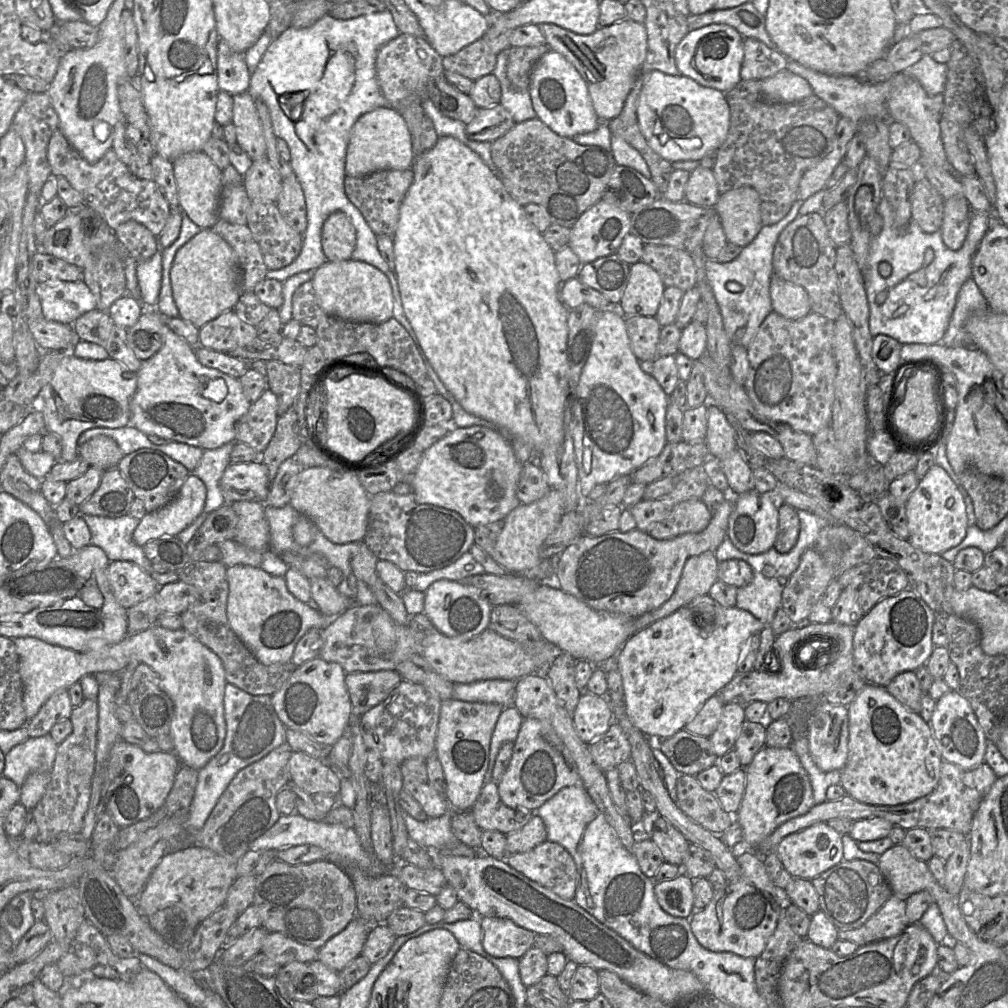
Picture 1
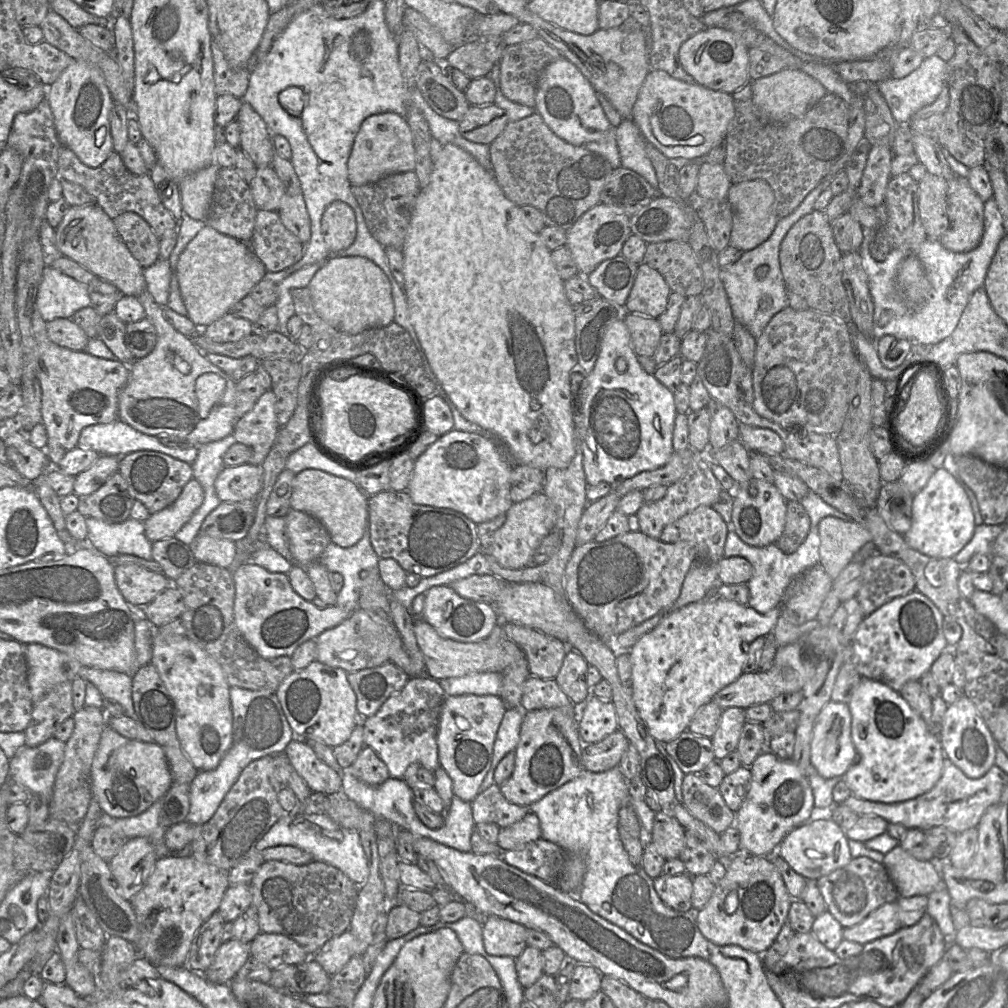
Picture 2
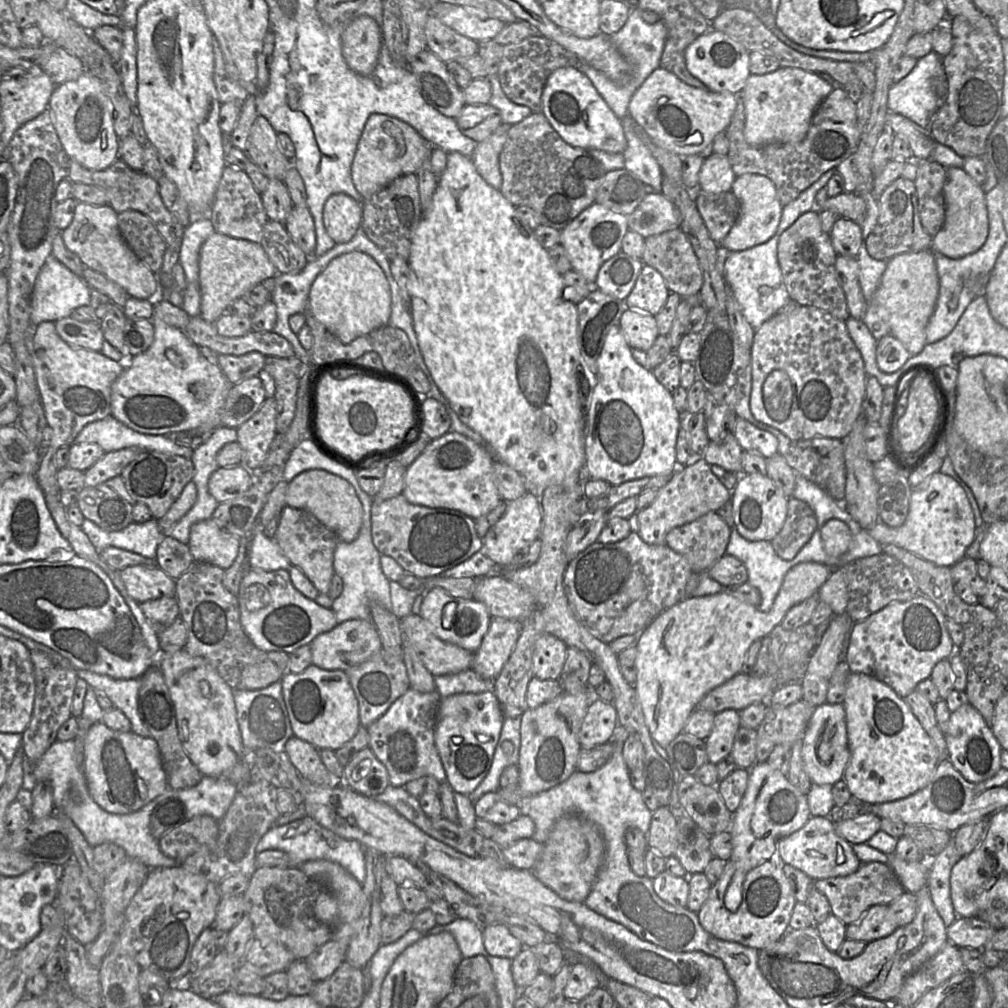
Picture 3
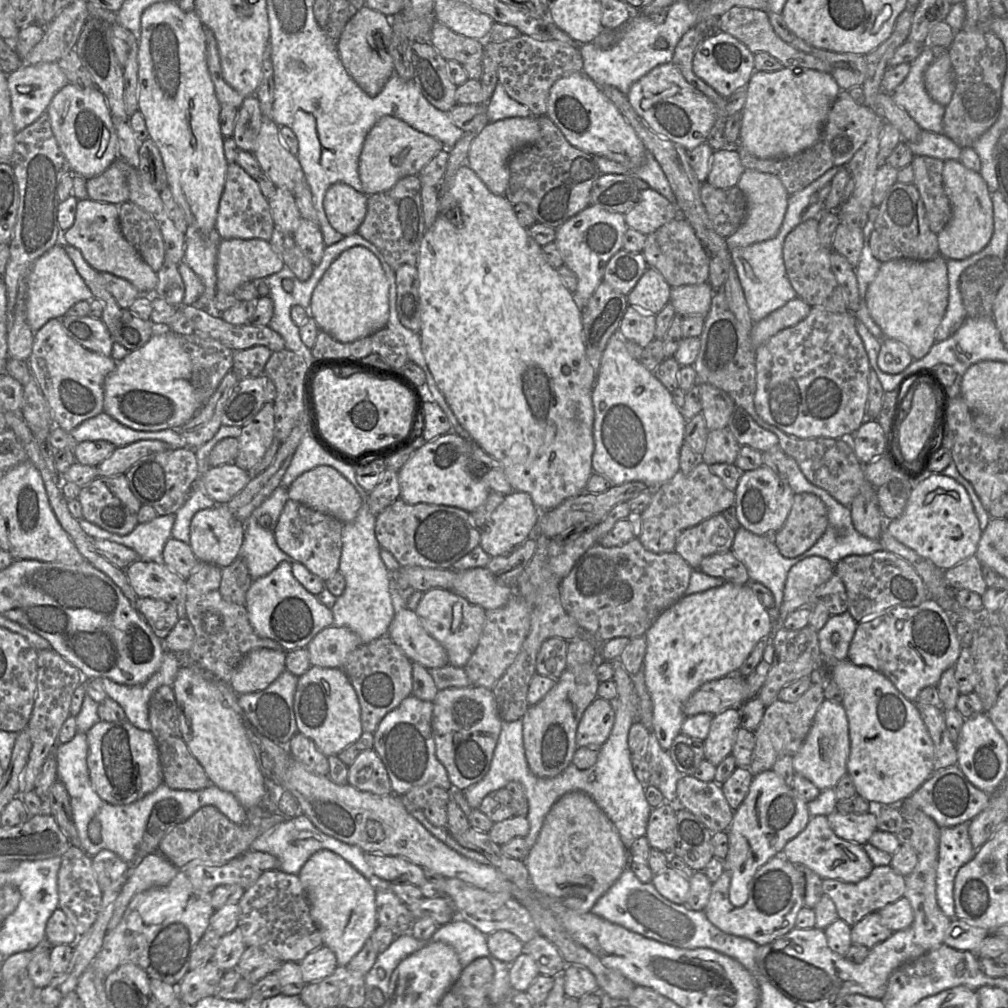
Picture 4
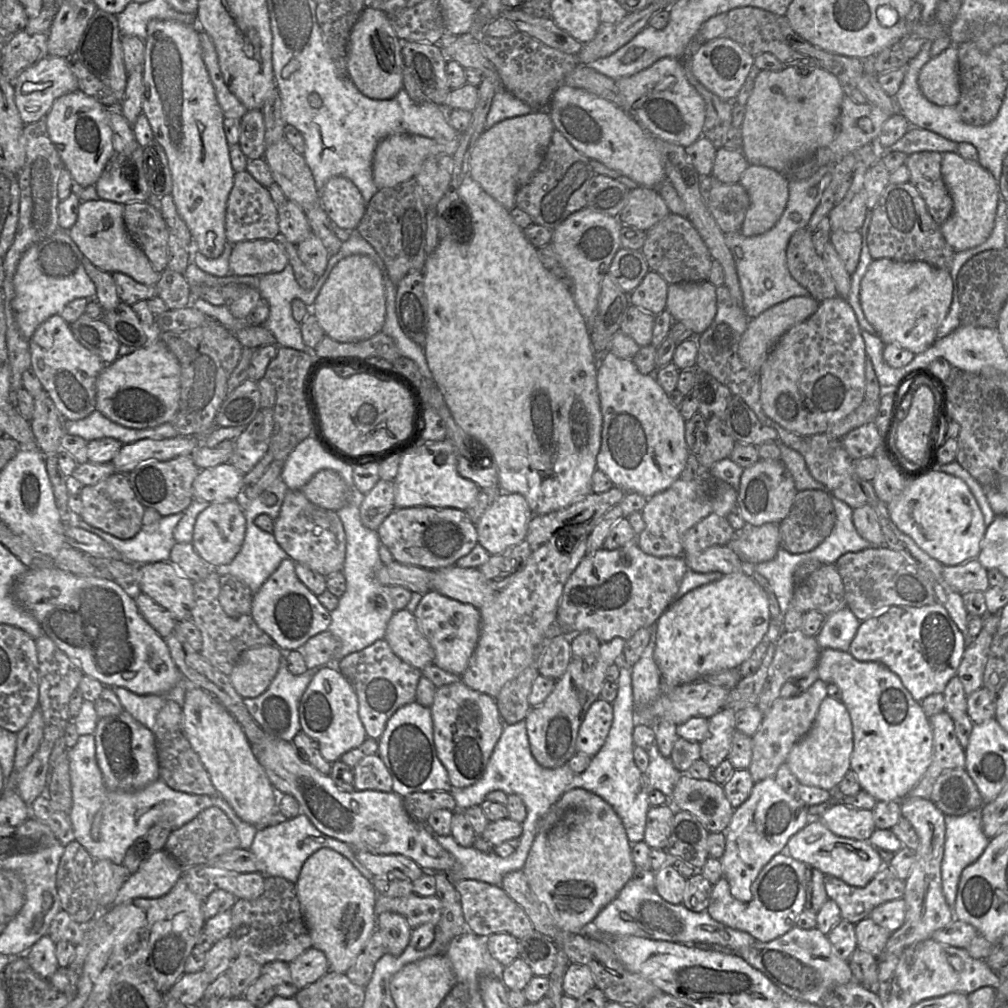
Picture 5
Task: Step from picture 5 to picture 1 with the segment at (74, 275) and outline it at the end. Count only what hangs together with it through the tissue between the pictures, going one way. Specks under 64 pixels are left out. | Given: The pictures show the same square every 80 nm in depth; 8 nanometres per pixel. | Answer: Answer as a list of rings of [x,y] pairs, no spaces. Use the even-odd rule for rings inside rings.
[[[47,280],[36,290],[47,321],[73,325],[80,316],[96,309],[96,300],[84,281]]]

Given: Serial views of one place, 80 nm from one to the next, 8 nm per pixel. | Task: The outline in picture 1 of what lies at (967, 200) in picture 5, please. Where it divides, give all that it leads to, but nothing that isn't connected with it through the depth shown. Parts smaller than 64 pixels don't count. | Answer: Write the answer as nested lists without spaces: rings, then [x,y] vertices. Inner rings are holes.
[[[954,196],[945,201],[941,236],[950,250],[960,249],[967,237],[972,209],[965,196]]]

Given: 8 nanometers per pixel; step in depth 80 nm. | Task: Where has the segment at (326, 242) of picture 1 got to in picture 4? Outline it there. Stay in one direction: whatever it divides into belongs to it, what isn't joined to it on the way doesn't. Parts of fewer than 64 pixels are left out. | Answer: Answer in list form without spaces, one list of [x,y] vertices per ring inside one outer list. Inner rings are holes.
[[[332,184],[323,202],[331,227],[344,237],[357,233],[367,213],[367,198],[347,184]]]

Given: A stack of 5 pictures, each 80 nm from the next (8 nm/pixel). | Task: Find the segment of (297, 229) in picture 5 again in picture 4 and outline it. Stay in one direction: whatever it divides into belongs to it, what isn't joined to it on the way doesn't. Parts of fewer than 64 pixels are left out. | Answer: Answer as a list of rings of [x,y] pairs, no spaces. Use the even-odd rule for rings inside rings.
[[[277,188],[275,195],[268,199],[268,202],[275,228],[292,234],[301,219],[292,192],[284,188]]]

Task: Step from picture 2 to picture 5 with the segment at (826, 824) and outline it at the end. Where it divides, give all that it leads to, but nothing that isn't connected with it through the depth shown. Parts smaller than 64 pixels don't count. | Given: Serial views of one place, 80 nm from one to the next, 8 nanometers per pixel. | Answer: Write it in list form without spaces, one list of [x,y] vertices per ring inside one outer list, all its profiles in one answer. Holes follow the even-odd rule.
[[[812,818],[787,843],[786,853],[795,860],[820,870],[825,876],[836,877],[854,887],[866,886],[884,866],[878,847],[869,841],[858,841],[832,833],[819,818]]]

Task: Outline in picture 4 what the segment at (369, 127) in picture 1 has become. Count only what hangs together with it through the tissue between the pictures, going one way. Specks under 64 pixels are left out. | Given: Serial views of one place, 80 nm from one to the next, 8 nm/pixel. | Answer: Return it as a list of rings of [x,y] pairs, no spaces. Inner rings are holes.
[[[392,116],[381,117],[365,137],[359,156],[358,173],[364,192],[370,196],[391,189],[400,179],[418,175],[440,151],[446,149],[437,139],[410,127]]]

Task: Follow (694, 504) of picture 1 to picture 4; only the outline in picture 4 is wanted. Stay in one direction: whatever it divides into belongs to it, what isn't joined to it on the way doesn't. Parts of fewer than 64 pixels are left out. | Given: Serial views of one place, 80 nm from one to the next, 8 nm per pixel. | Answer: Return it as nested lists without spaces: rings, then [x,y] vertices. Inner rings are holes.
[[[722,513],[715,514],[693,527],[685,529],[676,540],[675,552],[693,570],[699,570],[705,557],[729,551],[734,536],[735,530]]]

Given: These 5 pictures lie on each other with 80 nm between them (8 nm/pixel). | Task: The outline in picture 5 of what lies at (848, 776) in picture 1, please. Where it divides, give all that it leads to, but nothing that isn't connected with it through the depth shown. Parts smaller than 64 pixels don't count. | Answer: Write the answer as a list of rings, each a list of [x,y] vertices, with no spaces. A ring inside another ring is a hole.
[[[821,649],[817,671],[821,680],[827,684],[835,684],[842,692],[842,702],[850,715],[853,730],[850,770],[855,773],[861,789],[878,802],[903,800],[921,780],[932,762],[933,734],[929,718],[921,704],[913,699],[900,678],[885,665],[873,661],[858,661],[850,652]]]

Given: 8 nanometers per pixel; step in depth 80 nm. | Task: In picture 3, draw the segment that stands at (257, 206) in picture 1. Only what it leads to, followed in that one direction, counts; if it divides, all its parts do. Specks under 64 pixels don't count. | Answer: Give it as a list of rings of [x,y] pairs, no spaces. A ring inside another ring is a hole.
[[[268,220],[263,228],[260,242],[278,273],[298,273],[308,263],[308,257],[294,243],[284,224]]]

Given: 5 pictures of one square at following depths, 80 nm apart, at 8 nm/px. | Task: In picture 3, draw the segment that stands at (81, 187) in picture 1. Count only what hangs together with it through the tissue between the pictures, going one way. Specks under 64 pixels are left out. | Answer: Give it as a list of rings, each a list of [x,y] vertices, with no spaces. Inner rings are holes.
[[[120,157],[104,170],[89,170],[78,162],[71,160],[67,178],[73,183],[83,183],[102,188],[108,198],[108,205],[117,214],[125,210],[136,210],[148,216],[156,229],[165,240],[166,245],[180,250],[184,227],[174,218],[165,207],[159,194],[158,183],[143,171],[131,169]]]

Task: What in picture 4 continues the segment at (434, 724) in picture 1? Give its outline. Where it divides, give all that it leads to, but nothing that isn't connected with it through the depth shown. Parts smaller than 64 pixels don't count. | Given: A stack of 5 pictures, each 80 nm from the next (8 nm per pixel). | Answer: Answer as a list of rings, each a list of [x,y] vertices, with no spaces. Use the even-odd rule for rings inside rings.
[[[411,694],[386,714],[373,733],[373,750],[385,765],[392,792],[398,796],[405,796],[410,789],[425,784],[434,784],[450,793],[454,790],[446,769],[435,754],[432,714],[432,702],[420,700]]]

